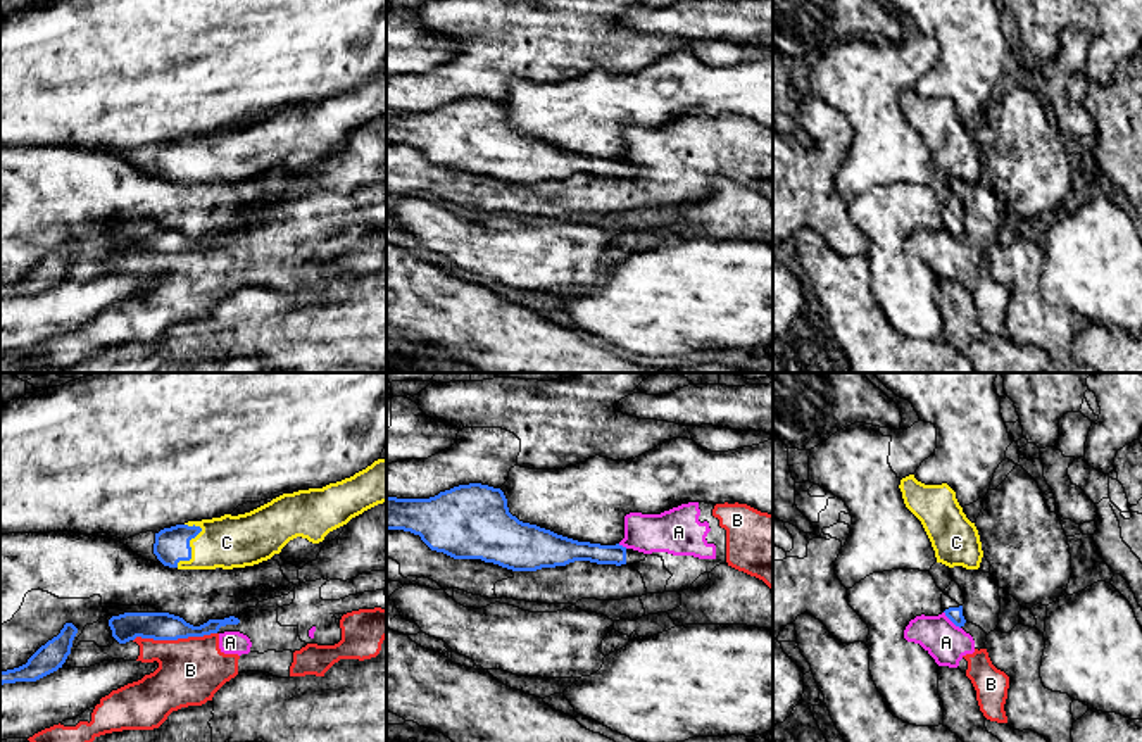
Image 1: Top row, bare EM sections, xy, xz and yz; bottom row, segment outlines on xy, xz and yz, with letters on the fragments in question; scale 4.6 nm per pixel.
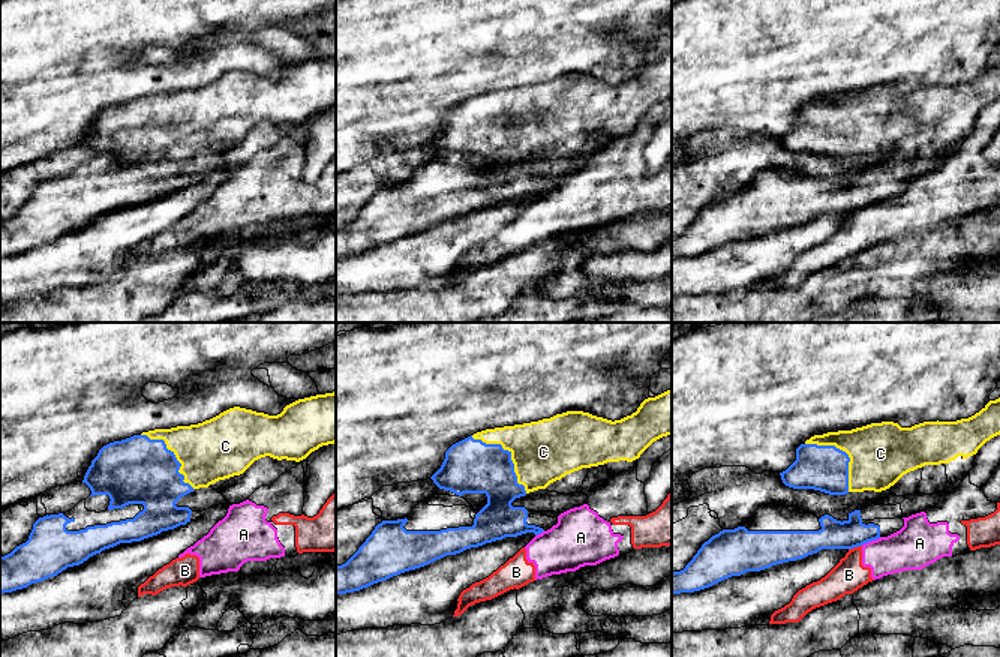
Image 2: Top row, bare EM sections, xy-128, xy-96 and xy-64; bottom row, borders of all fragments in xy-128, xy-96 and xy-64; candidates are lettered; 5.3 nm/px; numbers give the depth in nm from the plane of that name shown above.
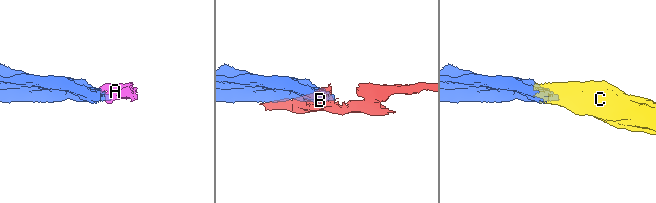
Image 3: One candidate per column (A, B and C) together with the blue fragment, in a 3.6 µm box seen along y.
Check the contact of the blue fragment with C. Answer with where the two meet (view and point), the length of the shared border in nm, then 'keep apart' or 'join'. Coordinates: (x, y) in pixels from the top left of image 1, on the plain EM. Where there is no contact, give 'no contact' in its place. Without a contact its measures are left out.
contact xy (190, 163); length 220 nm; join

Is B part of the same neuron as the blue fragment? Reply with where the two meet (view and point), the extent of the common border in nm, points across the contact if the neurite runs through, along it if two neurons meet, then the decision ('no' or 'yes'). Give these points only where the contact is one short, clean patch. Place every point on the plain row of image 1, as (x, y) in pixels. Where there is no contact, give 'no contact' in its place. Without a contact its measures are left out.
contact xy (175, 252); length 400 nm; border xy (216, 245), (176, 252), (137, 251), (133, 254); no

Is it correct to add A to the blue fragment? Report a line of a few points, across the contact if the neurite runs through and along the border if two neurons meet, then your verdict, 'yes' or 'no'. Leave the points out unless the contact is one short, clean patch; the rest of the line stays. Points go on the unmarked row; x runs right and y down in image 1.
line yz (944, 225), (960, 242); no

